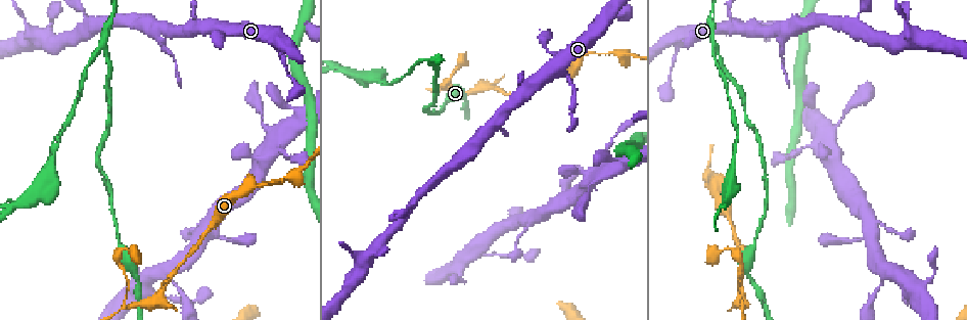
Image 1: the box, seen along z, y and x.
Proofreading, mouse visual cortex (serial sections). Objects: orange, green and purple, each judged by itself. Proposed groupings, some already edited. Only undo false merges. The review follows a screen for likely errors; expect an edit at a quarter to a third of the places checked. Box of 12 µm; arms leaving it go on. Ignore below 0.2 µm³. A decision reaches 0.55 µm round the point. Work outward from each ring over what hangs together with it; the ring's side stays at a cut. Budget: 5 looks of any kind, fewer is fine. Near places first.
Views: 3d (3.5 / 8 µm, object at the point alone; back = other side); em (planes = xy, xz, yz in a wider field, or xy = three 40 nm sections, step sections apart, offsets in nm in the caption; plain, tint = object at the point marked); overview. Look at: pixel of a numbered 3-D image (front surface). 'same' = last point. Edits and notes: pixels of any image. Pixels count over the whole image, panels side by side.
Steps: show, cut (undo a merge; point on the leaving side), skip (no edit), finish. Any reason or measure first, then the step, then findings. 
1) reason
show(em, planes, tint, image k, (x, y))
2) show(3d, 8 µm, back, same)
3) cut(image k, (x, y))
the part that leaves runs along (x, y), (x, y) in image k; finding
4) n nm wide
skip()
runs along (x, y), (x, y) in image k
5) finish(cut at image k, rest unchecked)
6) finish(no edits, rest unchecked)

calibre changes
show(3d, 8 µm, image 1, (705, 175))

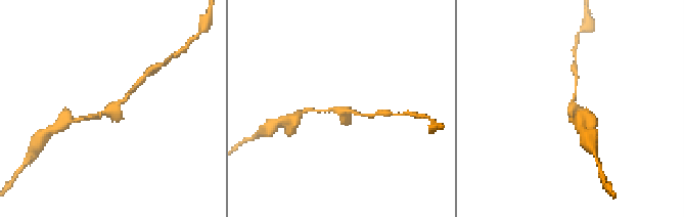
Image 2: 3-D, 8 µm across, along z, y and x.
show(em, xy, step 3, tint, image 2, (571, 109))

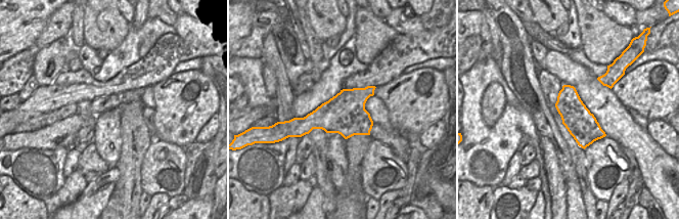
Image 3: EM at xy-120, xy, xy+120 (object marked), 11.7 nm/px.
skip()
continuous, no second cell

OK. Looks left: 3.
show(3d, 3.5 µm, image 1, (713, 48))

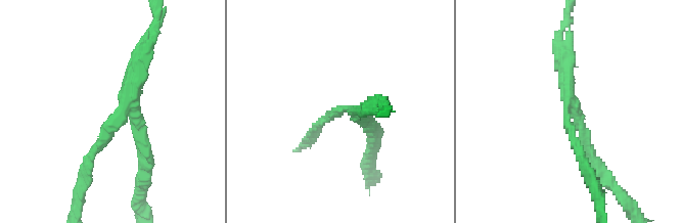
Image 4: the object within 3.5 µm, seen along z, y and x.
show(em, xy, step 2, tint, image 4, (128, 108))

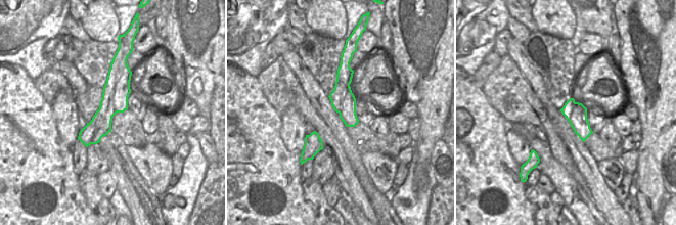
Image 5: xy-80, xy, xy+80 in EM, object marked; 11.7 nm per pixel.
cut it another way
show(em, xy, step 5, tint, same)

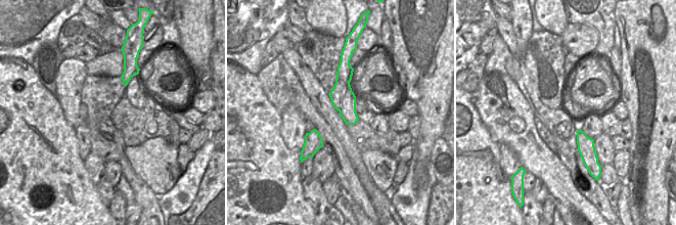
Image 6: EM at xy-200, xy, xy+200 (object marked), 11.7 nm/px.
3 arms; arms of 150, 200, 200 nm
cut(image 4, (97, 148))
the part that leaves runs along (114, 119), (88, 157), (76, 204) in image 4; a second cell is stuck on

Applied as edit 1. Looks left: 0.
finish(cut at image 4, rest unchecked)

